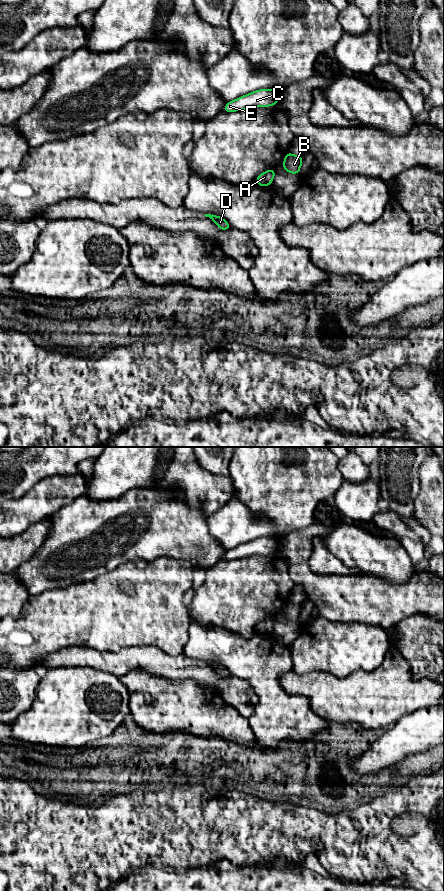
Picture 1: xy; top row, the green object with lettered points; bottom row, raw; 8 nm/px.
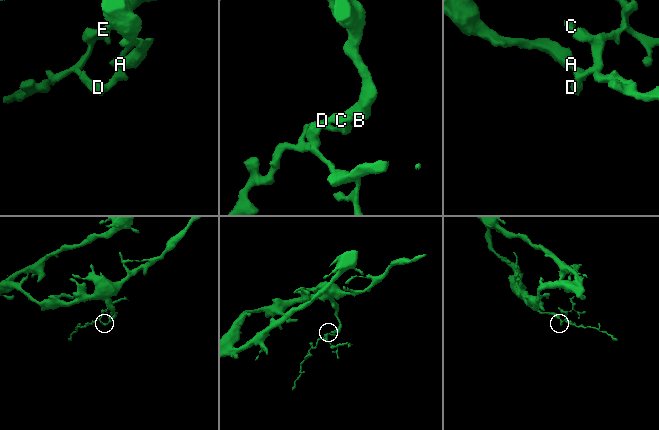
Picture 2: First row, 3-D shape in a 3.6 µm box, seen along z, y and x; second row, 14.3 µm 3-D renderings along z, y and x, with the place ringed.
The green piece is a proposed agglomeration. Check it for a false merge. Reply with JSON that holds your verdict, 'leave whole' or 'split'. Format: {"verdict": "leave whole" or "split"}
{"verdict": "split"}

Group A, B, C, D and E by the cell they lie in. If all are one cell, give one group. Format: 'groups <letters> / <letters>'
groups A B / C D E

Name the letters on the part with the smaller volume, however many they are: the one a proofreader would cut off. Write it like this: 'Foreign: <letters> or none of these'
Foreign: C, D, E

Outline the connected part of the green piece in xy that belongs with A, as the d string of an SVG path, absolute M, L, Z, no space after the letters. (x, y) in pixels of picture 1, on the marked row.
M274 168L269 169L256 177L256 184L259 186L271 186L276 173Z

